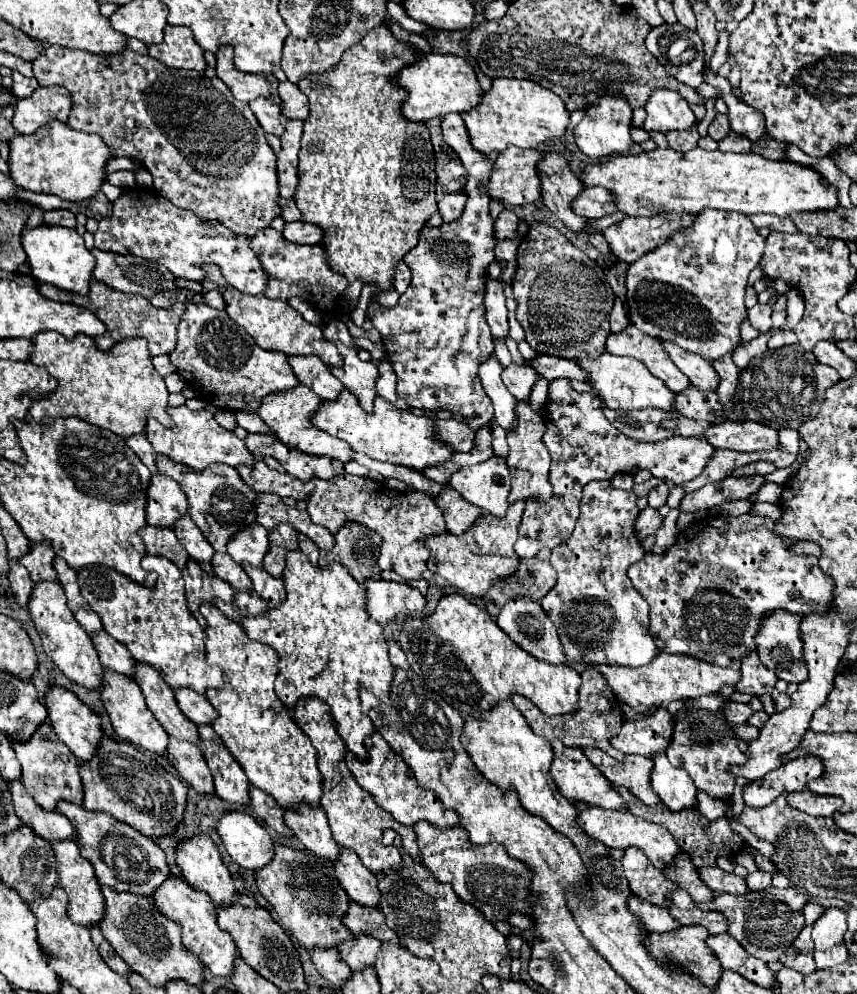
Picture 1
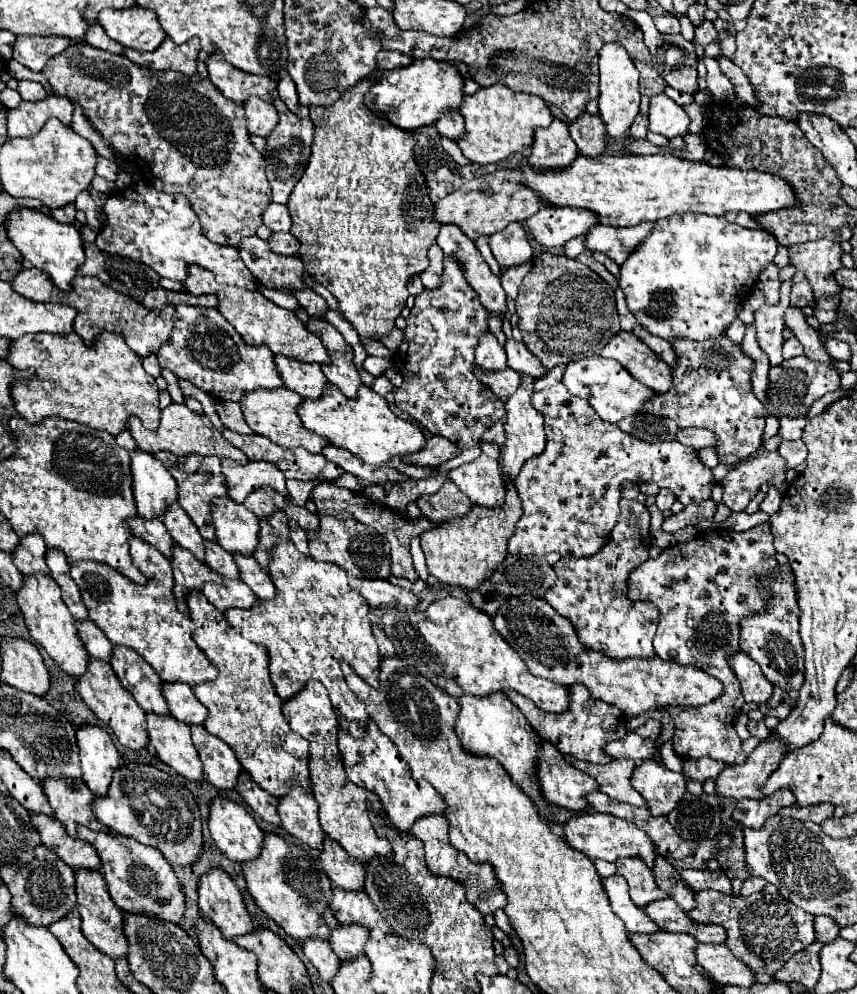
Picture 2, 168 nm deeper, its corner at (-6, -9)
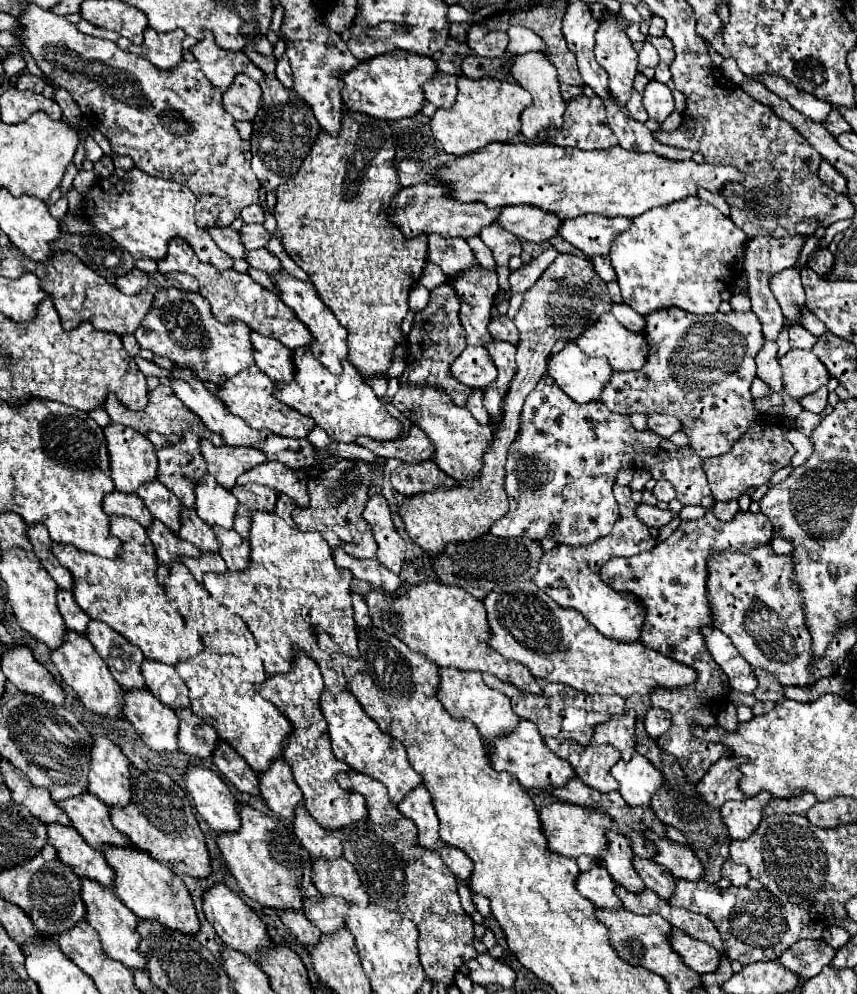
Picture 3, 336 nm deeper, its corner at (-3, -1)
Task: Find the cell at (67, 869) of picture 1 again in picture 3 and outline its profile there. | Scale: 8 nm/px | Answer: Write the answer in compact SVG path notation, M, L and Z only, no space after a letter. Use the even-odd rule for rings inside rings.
M87 878L81 880L81 888L83 888L81 890L83 902L87 906L87 922L99 932L105 954L113 960L123 962L131 970L145 970L147 960L139 952L139 932L137 932L139 918L119 898L115 898L113 890L103 888L101 884L95 884L93 880L87 880Z

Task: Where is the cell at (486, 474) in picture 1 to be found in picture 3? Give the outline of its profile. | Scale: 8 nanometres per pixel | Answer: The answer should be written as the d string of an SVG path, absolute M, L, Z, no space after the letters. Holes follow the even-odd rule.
M401 384L393 396L393 404L405 414L405 418L419 426L435 446L435 464L455 480L471 480L483 466L485 448L491 442L491 428L479 424L467 408L457 406L441 388Z

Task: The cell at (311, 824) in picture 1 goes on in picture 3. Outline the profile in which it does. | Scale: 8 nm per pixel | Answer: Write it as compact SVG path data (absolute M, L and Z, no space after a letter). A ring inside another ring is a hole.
M283 758L273 760L267 772L257 774L257 780L259 780L261 798L267 802L267 806L277 816L293 820L295 806L301 804L303 794L291 776L289 764L283 762Z

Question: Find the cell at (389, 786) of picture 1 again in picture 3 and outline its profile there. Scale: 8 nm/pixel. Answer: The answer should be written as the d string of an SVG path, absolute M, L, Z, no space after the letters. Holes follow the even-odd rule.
M325 688L321 692L321 712L329 724L327 730L329 730L333 754L339 760L343 760L349 768L383 782L389 790L391 804L399 804L417 784L421 784L421 776L411 768L403 744L383 734L379 726L365 714L361 704L355 700L355 696L349 690L333 694Z

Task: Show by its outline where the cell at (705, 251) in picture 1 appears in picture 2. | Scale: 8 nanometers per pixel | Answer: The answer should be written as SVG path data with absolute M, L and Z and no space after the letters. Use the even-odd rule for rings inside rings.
M670 216L666 220L658 220L652 234L630 254L626 264L620 266L620 288L626 294L628 308L636 322L650 334L662 336L668 342L686 338L706 342L724 336L728 326L738 320L736 308L748 298L762 268L774 260L776 246L778 244L770 232L742 228L728 222L724 216Z

